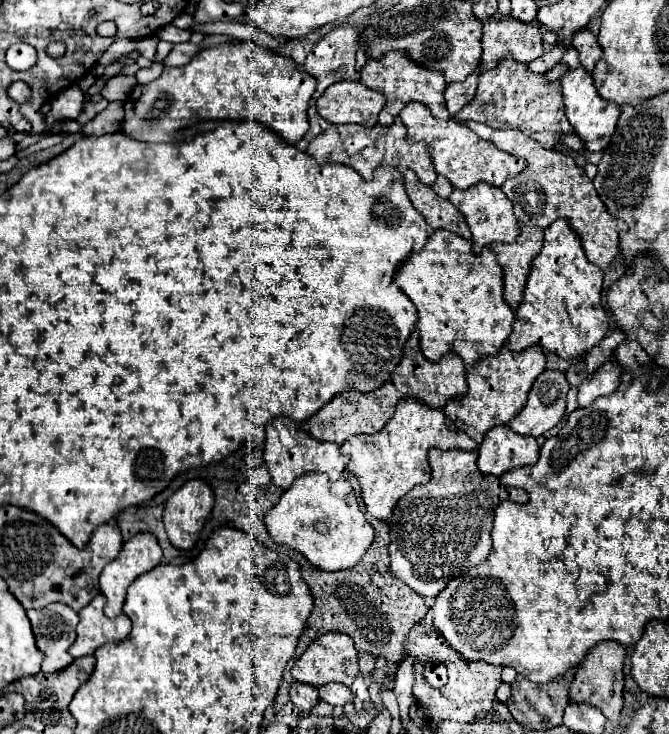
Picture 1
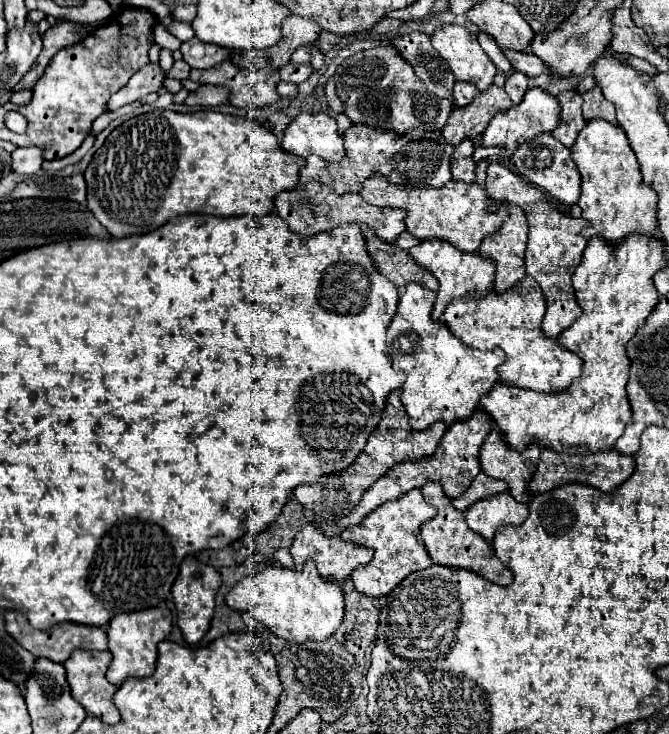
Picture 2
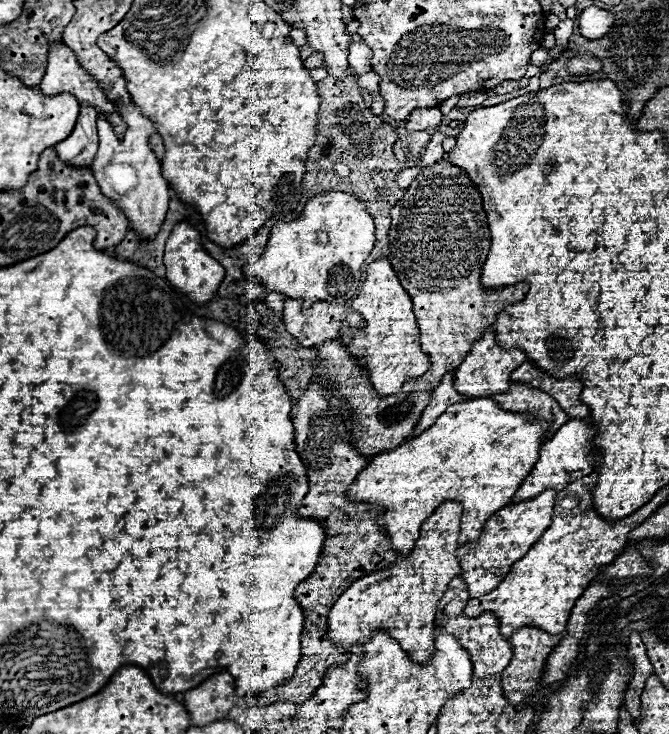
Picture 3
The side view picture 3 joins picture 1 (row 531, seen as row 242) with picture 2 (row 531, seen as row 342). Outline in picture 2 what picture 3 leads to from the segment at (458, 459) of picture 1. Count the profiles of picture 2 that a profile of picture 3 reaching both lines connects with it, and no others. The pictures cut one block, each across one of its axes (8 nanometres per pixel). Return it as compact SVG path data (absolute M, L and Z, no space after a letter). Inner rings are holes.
M428 482L428 484L424 484L424 488L420 488L420 492L424 494L424 500L438 510L438 514L430 522L422 524L422 528L420 528L420 538L422 538L430 558L434 560L434 564L466 568L498 586L510 586L514 580L512 572L496 558L492 546L468 528L468 524L464 522L464 514L460 510L452 508L450 498L446 498L442 486L438 482Z

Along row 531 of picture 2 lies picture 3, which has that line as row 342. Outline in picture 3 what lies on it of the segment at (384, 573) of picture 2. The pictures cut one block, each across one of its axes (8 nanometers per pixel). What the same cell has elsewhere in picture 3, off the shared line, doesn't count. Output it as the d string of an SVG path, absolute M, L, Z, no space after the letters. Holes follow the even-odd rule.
M378 258L368 264L366 280L360 294L352 300L352 308L364 316L366 326L348 328L350 336L342 336L342 342L354 356L358 356L358 360L362 360L362 364L366 364L372 388L380 396L400 392L406 380L418 378L424 370L428 370L430 356L420 350L420 334L412 310L412 300L394 274L388 258Z

